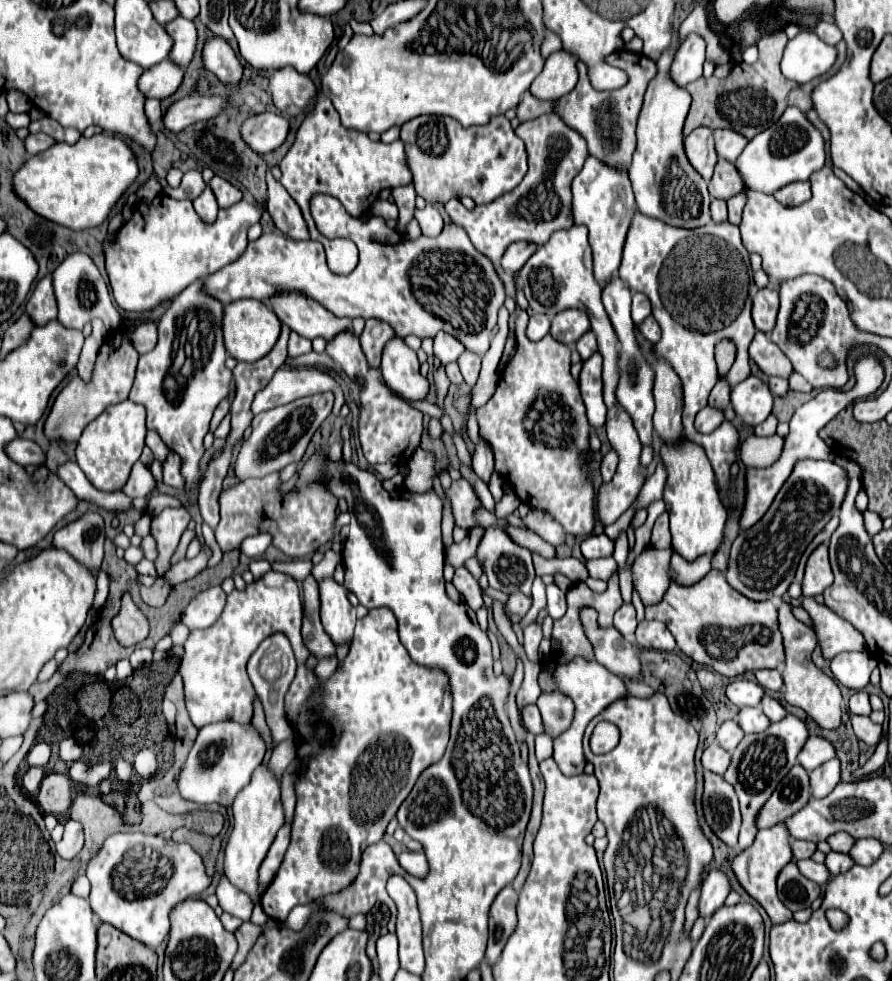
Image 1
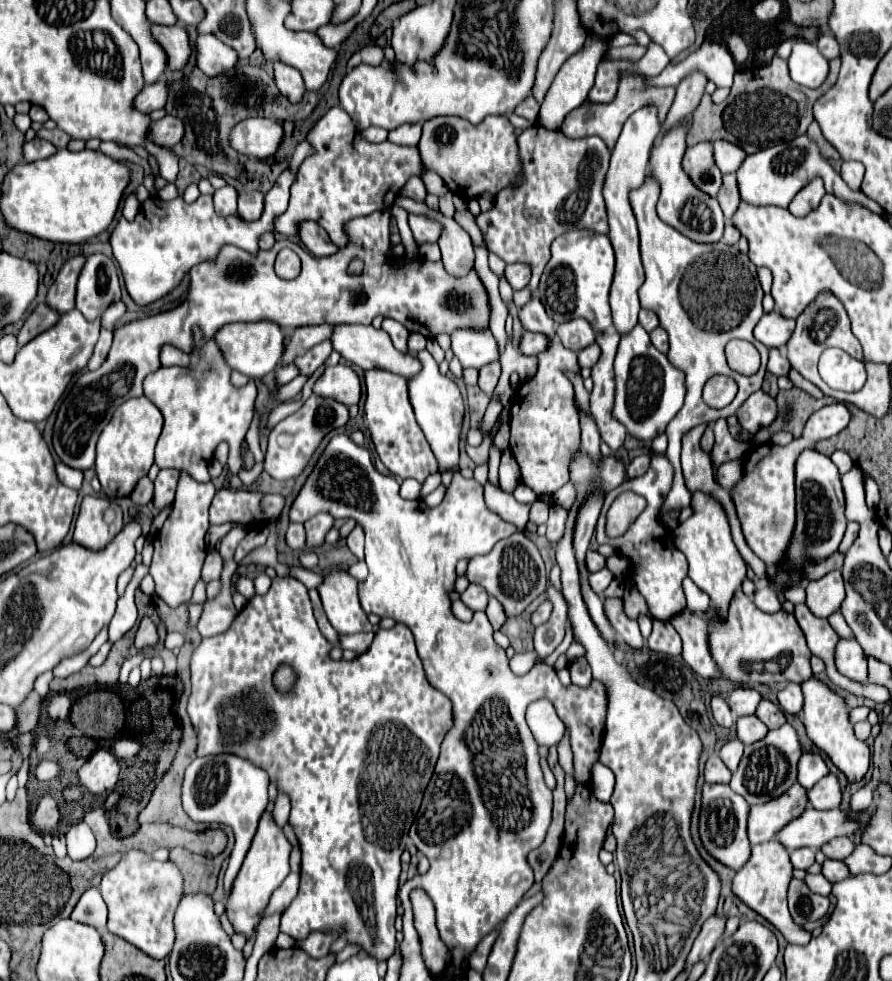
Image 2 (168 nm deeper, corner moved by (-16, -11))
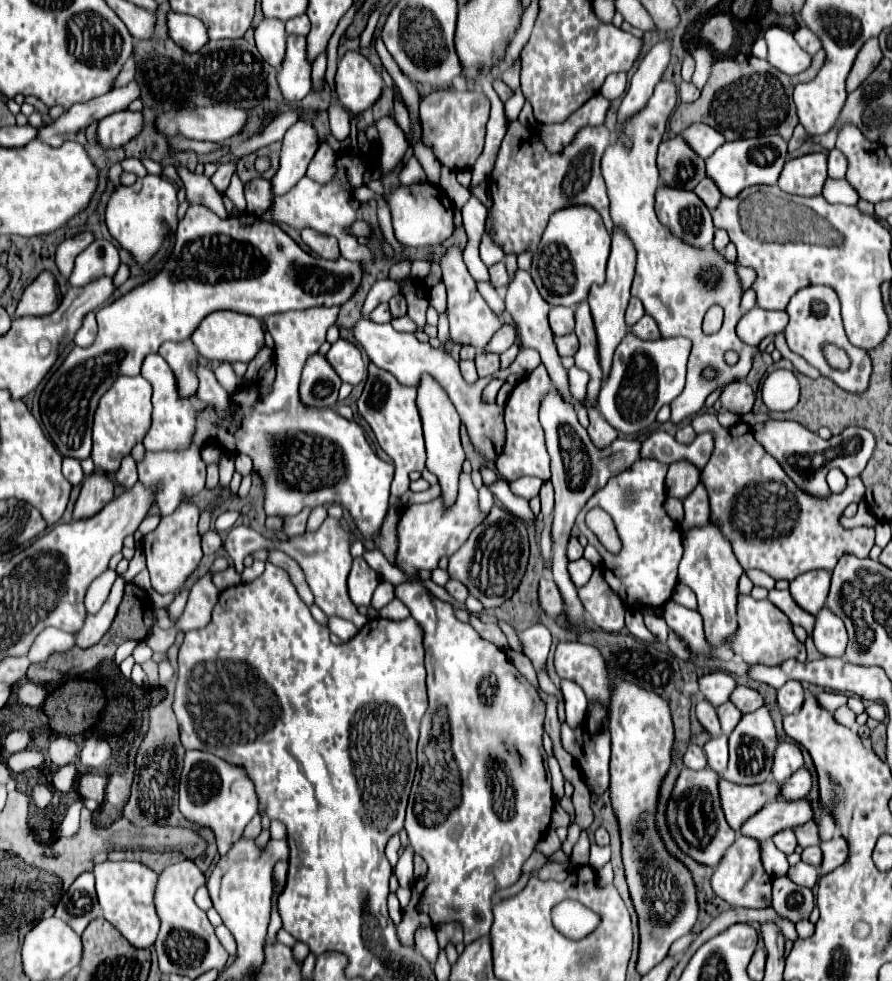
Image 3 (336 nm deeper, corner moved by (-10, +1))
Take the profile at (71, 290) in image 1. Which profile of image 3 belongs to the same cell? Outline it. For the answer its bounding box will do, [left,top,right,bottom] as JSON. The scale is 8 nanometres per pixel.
[70,240,120,286]

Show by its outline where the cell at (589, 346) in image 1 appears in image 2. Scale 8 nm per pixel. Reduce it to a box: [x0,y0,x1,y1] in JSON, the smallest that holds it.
[578,344,600,368]

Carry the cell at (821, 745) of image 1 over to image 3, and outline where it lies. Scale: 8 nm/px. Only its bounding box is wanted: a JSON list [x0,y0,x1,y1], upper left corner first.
[772,742,804,784]

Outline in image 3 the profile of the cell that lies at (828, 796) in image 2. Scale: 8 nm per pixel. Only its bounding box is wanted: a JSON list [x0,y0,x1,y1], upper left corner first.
[780,768,812,800]

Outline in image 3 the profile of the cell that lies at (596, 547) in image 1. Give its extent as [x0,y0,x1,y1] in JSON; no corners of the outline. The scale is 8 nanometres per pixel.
[566,536,584,560]

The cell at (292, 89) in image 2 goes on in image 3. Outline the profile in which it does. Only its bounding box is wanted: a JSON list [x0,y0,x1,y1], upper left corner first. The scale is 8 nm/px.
[254,18,286,68]

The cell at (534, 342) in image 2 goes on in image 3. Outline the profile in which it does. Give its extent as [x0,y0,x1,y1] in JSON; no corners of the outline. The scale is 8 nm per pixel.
[484,324,516,354]

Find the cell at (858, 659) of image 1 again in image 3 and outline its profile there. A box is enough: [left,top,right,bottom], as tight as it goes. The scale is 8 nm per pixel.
[812,608,848,656]

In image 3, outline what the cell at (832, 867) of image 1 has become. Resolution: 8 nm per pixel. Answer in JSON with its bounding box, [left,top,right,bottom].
[800,846,822,866]

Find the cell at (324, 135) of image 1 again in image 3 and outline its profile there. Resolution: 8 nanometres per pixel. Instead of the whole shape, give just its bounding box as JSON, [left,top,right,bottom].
[262,152,372,262]

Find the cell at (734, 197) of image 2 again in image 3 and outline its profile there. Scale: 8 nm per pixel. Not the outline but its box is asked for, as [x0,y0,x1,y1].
[694,178,722,210]

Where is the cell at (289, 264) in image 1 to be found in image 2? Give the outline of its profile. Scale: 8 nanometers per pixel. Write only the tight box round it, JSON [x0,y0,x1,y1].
[54,212,490,470]

